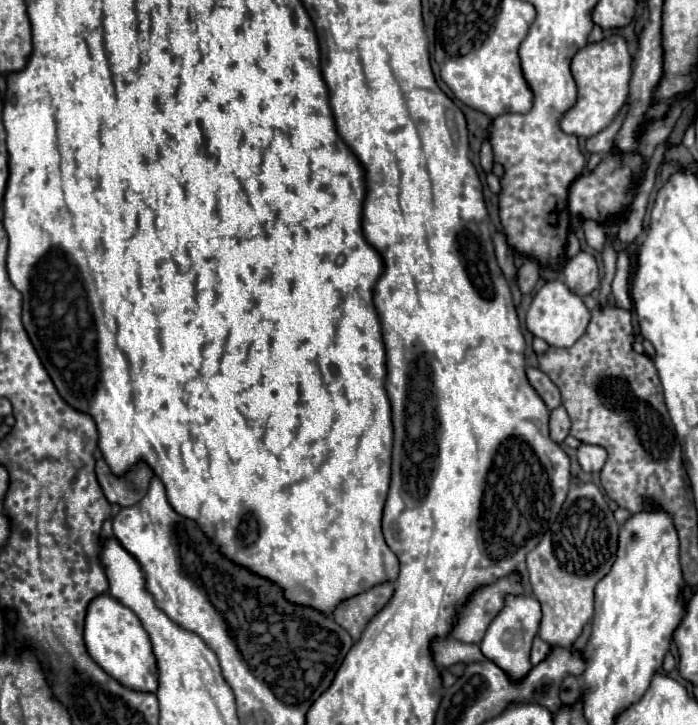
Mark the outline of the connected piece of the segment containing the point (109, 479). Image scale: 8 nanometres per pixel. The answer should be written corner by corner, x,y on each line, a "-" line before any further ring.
97,460
97,480
103,488
105,498
111,504
123,506
135,506
139,498
147,492
147,486
151,482
151,468
147,464
137,464
127,476
113,476
105,460

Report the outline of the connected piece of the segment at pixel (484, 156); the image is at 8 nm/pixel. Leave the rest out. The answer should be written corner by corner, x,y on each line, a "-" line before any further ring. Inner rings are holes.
487,140
481,144
479,156
481,156
481,166
483,166
483,170
491,170
491,166
493,166
493,152
491,152
491,144
489,144

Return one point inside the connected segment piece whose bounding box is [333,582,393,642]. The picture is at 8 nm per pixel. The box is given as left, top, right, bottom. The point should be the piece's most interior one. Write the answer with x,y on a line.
354,614

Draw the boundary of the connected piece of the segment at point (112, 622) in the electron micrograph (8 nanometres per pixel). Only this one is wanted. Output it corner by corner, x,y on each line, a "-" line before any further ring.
99,594
91,600
85,616
85,644
91,658
123,686
143,692
157,690
157,666
149,634
141,626
135,612
123,606
111,594

